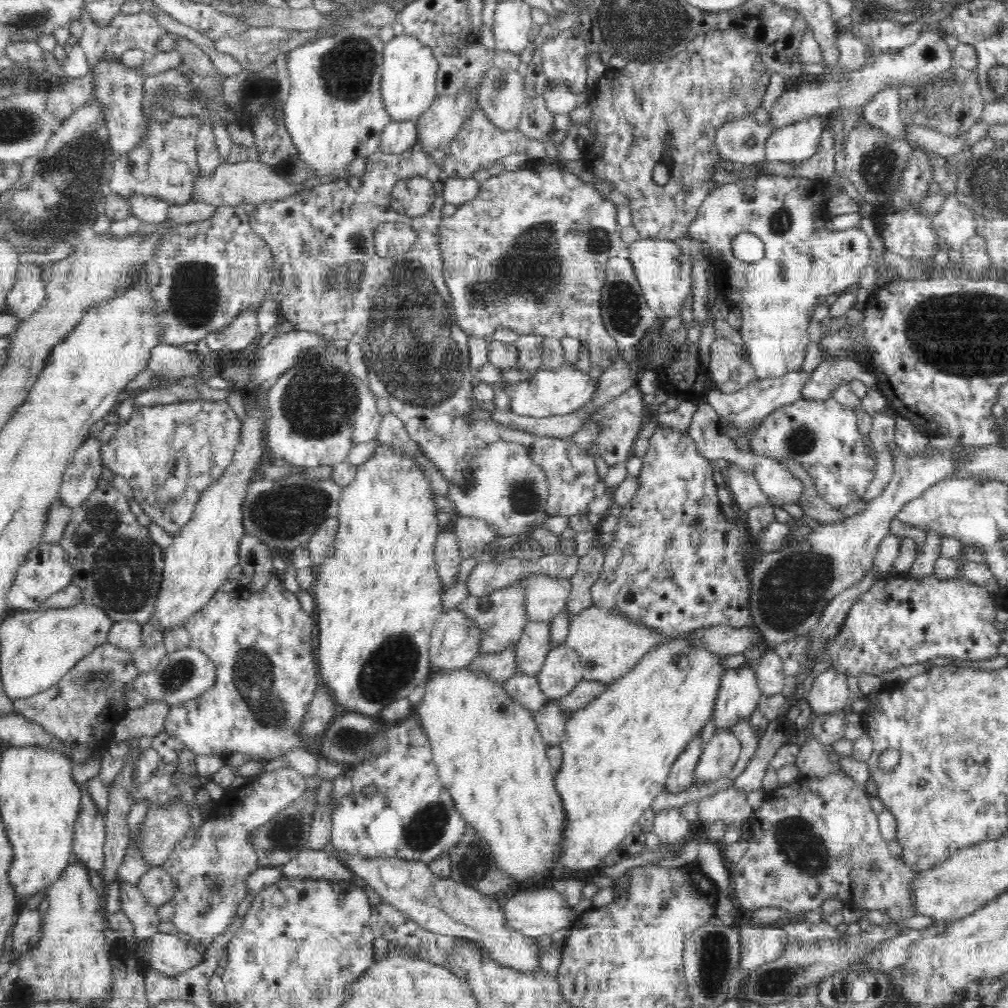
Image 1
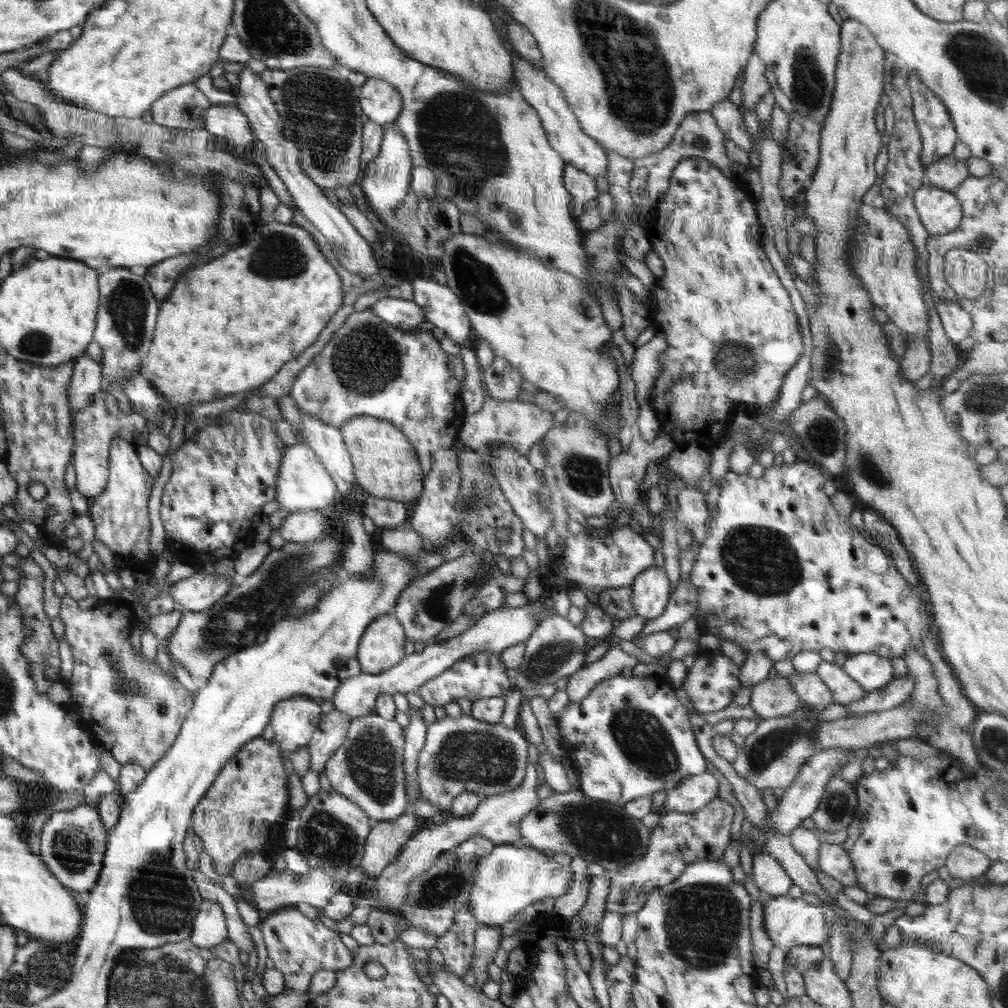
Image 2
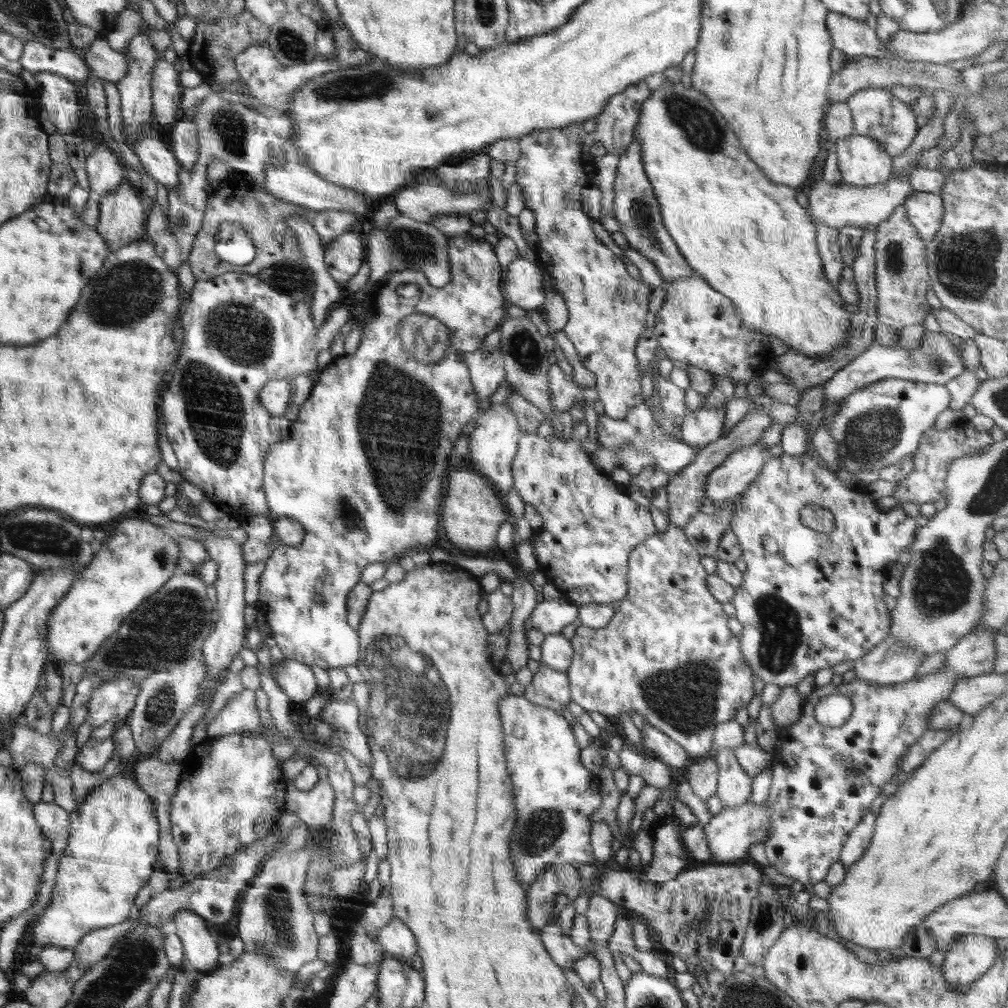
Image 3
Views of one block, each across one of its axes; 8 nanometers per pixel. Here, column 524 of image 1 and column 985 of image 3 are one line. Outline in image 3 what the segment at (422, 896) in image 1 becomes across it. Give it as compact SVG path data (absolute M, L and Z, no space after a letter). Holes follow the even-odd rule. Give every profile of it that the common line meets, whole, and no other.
M970 934L960 936L954 944L946 948L945 960L941 968L944 979L954 991L966 991L968 985L974 983L996 962L997 940L984 935Z

